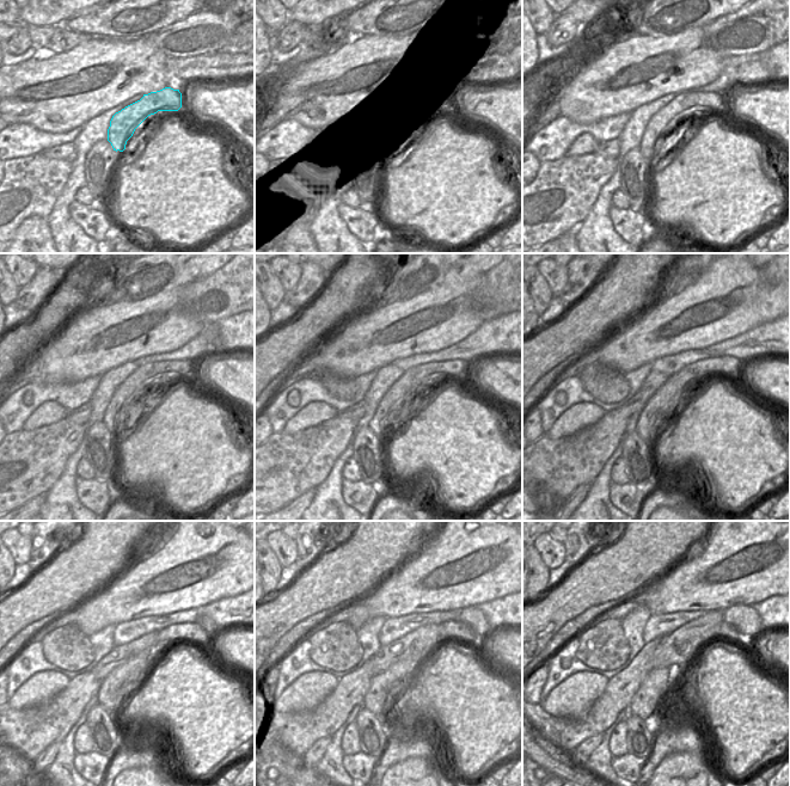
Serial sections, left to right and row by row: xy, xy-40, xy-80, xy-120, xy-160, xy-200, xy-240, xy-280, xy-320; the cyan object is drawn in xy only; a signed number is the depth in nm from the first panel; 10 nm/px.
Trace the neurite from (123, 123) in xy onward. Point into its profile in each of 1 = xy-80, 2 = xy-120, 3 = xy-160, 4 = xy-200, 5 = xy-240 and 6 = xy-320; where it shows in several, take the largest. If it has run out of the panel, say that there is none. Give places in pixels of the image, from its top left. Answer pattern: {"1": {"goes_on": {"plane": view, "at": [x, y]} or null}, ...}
{"1": {"goes_on": {"plane": "xy-80", "at": [659, 129]}}, "2": {"goes_on": {"plane": "xy-120", "at": [127, 397]}}, "3": {"goes_on": {"plane": "xy-160", "at": [398, 397]}}, "4": {"goes_on": {"plane": "xy-200", "at": [661, 406]}}, "5": {"goes_on": {"plane": "xy-240", "at": [123, 680]}}, "6": {"goes_on": {"plane": "xy-320", "at": [657, 682]}}}

